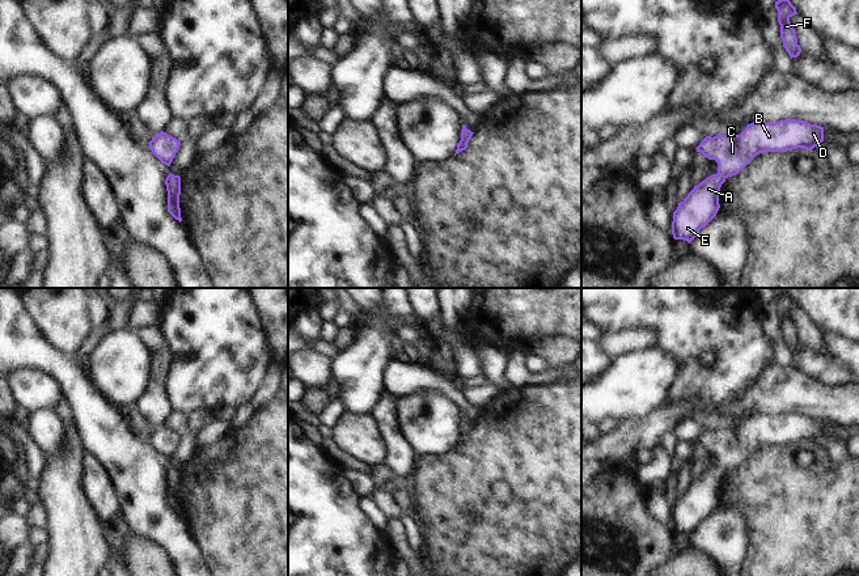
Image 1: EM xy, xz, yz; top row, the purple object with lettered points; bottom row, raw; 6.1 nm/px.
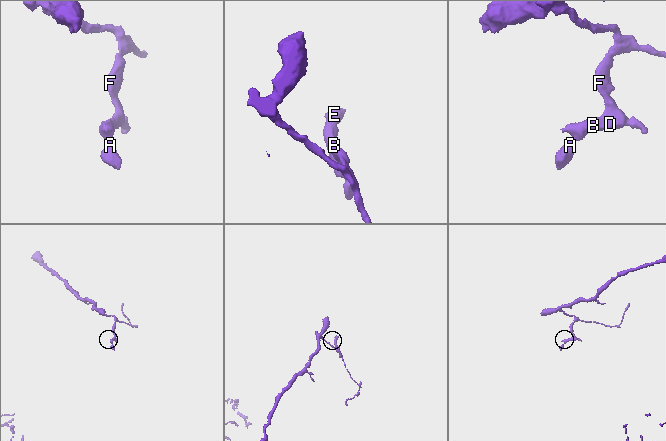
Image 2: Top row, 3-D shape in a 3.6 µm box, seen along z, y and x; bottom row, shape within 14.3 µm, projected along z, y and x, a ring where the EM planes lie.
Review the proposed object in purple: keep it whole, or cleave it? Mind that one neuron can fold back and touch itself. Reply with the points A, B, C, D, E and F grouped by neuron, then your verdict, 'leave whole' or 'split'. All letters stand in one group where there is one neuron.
A B C D E F | leave whole

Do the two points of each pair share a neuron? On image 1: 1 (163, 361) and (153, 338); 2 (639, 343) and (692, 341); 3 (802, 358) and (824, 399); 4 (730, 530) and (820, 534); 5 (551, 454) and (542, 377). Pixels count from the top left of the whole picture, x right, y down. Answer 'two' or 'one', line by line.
1: one
2: two
3: two
4: two
5: two

